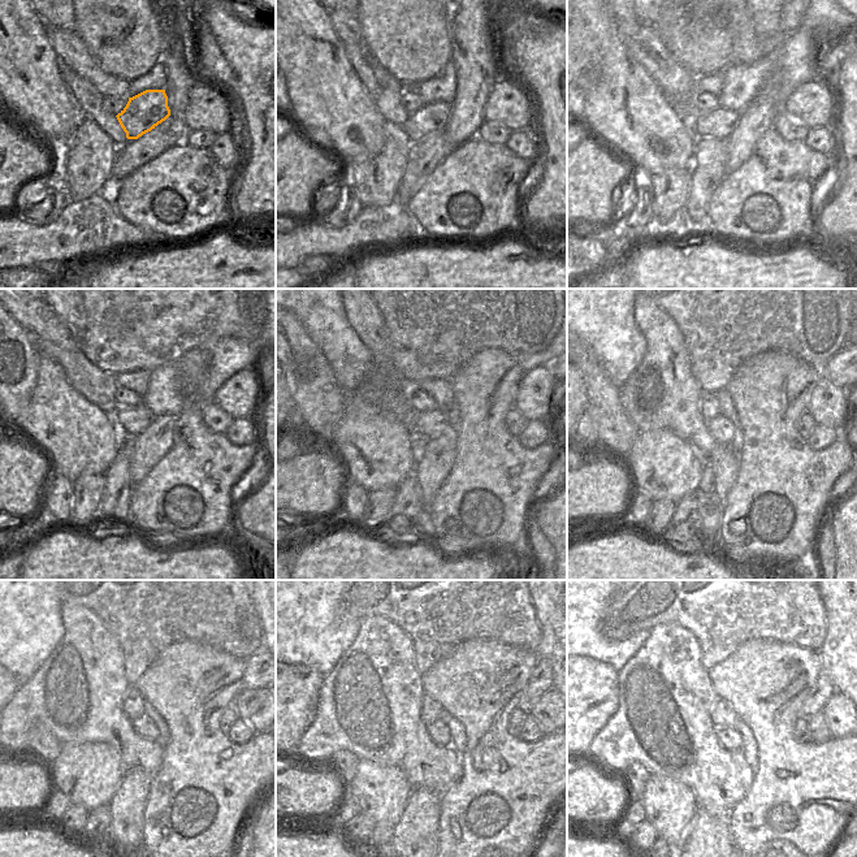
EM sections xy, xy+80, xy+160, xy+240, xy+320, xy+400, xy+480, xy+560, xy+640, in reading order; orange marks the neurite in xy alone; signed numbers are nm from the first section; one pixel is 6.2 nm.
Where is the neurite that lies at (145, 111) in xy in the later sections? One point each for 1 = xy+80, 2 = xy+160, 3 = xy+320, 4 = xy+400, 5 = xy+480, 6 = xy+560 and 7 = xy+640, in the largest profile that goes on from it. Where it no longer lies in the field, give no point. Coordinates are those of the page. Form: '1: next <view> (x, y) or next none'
1: next xy+80 (433, 117)
2: next xy+160 (719, 124)
3: next xy+320 (431, 424)
4: next xy+400 (722, 429)
5: next xy+480 (143, 726)
6: next xy+560 (437, 731)
7: next xy+640 (728, 738)

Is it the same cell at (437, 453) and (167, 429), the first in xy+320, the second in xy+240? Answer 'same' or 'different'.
same

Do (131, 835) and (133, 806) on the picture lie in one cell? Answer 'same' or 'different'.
same

